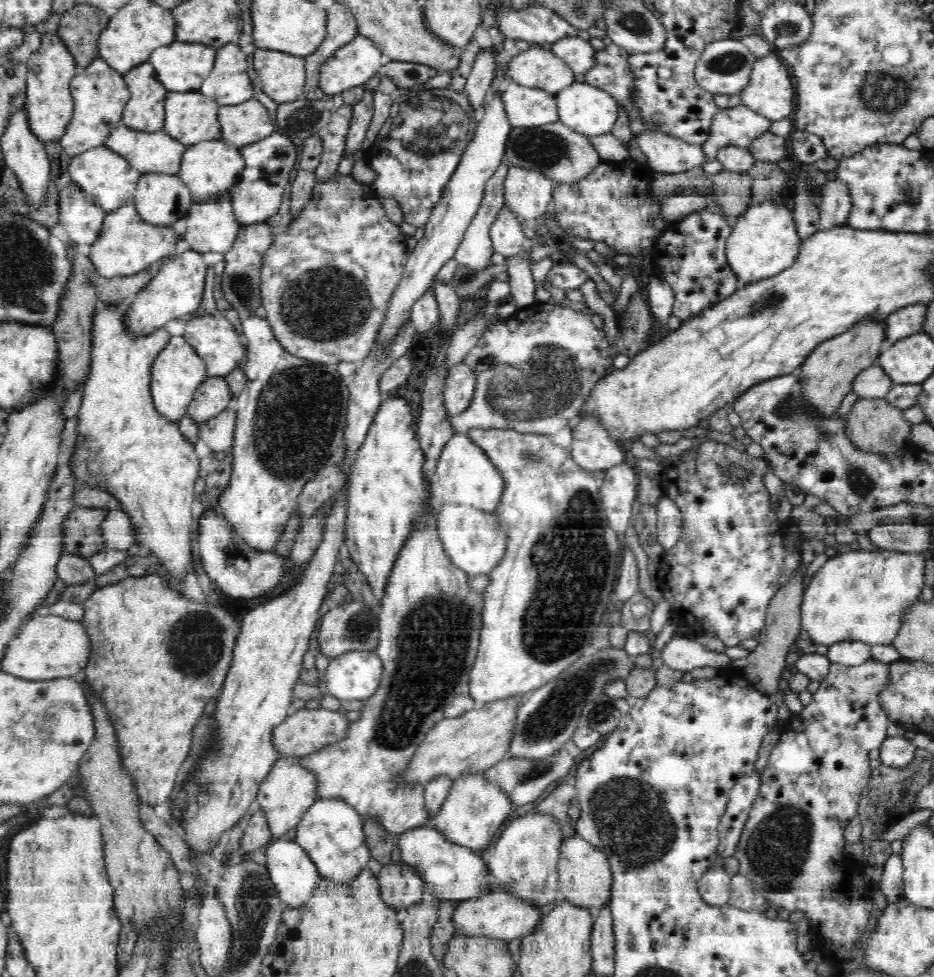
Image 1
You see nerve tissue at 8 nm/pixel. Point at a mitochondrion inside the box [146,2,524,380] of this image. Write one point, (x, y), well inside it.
(325, 304)

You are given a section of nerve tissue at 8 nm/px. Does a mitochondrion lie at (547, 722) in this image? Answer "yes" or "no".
yes

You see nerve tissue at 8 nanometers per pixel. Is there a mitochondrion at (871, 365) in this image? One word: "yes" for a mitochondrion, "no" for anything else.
no

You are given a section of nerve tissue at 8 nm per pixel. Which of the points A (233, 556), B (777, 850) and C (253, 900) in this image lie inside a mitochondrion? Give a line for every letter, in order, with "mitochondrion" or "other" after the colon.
A: mitochondrion
B: mitochondrion
C: mitochondrion

